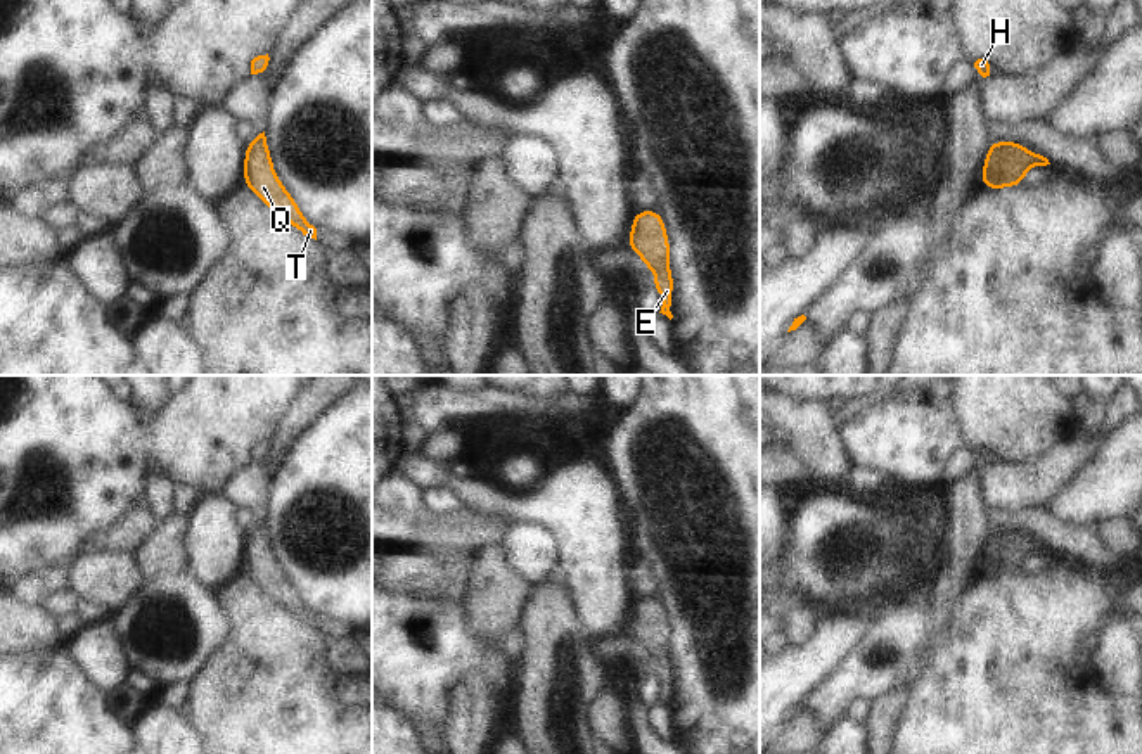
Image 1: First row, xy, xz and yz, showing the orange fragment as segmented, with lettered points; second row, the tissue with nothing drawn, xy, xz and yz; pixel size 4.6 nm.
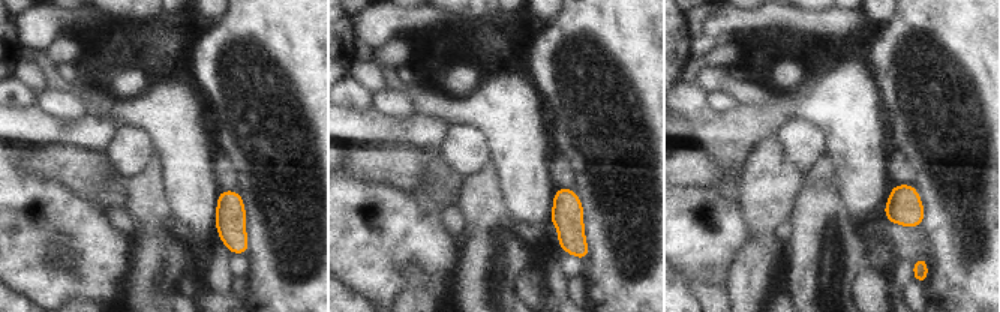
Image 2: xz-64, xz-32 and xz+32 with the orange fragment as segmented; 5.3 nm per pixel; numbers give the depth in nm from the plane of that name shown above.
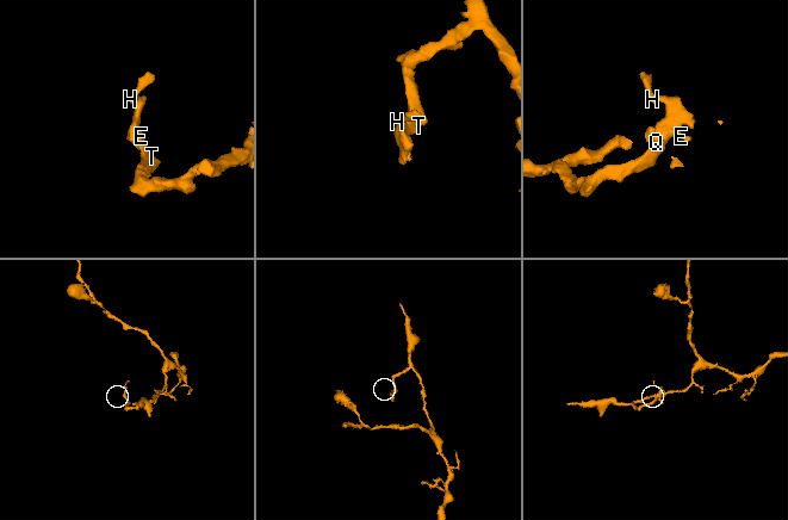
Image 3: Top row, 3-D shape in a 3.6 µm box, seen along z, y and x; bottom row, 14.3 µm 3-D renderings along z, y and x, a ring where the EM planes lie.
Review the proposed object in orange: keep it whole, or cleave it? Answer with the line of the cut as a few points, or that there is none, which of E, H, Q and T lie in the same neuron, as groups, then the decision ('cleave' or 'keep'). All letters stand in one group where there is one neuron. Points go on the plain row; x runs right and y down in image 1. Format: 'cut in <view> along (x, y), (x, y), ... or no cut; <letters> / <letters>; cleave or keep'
no cut; E H Q T; keep

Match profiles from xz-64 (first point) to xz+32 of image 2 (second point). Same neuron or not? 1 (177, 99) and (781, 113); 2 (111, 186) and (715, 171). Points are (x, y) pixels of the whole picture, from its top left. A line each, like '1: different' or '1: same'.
1: different
2: same

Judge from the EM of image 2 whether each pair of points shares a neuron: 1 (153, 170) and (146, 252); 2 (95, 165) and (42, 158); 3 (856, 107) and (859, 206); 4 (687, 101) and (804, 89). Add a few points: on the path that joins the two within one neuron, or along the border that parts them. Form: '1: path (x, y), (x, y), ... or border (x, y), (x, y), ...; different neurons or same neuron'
1: path (150, 191), (150, 231); same neuron
2: path (81, 165), (56, 161); same neuron
3: path (856, 131), (859, 182); same neuron
4: path (715, 122), (757, 122), (768, 119), (775, 111); same neuron

